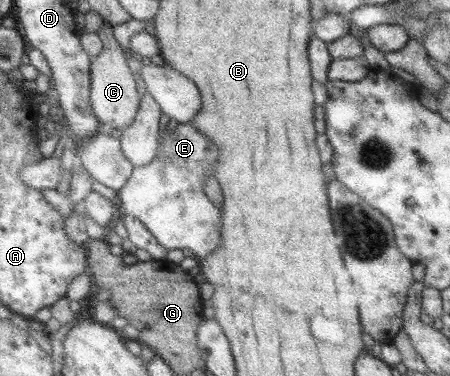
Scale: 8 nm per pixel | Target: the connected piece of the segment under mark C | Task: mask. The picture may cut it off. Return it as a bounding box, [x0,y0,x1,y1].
[90,25,140,130]

